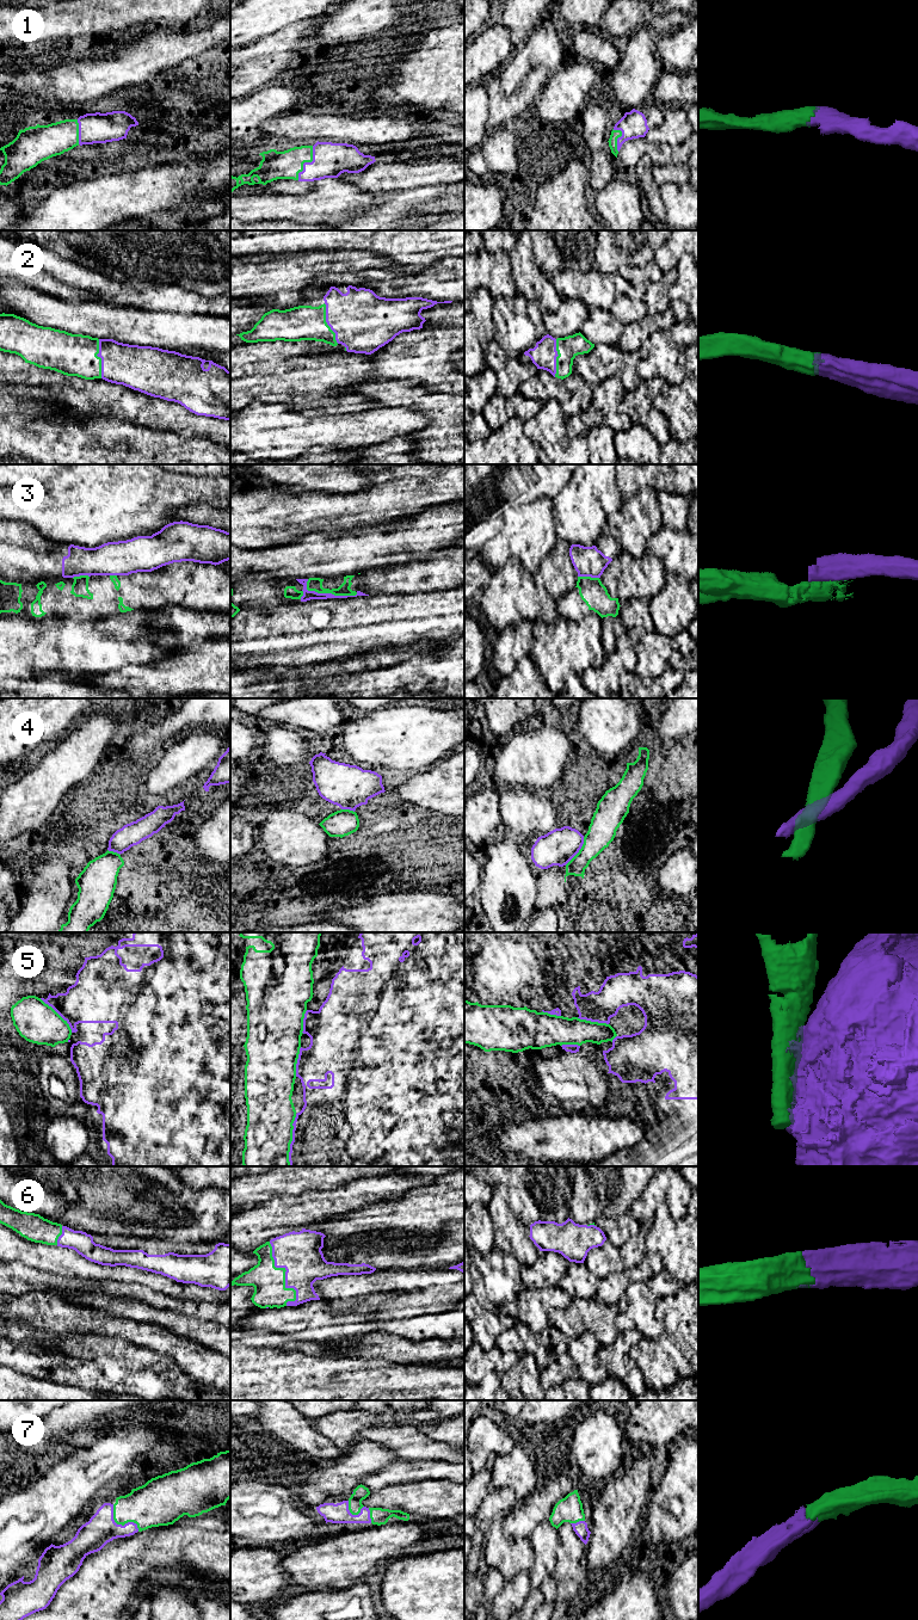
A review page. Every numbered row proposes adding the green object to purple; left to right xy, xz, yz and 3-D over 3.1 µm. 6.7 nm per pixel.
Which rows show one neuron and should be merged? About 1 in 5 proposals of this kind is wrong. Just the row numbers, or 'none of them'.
1, 2, 6, 7

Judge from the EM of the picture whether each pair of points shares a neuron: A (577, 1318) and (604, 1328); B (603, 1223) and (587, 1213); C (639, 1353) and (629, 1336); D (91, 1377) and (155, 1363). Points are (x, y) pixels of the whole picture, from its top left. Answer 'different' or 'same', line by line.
A: same
B: different
C: different
D: same

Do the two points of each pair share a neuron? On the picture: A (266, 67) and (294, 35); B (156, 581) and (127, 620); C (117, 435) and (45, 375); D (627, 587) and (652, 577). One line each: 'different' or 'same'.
A: same
B: different
C: different
D: same

